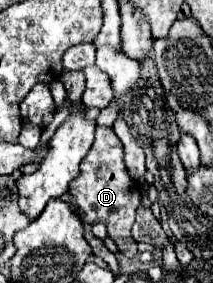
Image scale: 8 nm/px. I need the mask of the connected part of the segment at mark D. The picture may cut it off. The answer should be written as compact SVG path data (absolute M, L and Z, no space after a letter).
M95 128L95 142L87 156L81 160L81 174L69 184L69 194L85 214L85 222L105 222L117 248L129 258L137 254L137 242L131 236L131 226L135 222L135 210L141 204L141 190L139 184L127 174L123 164L123 144L113 128Z

